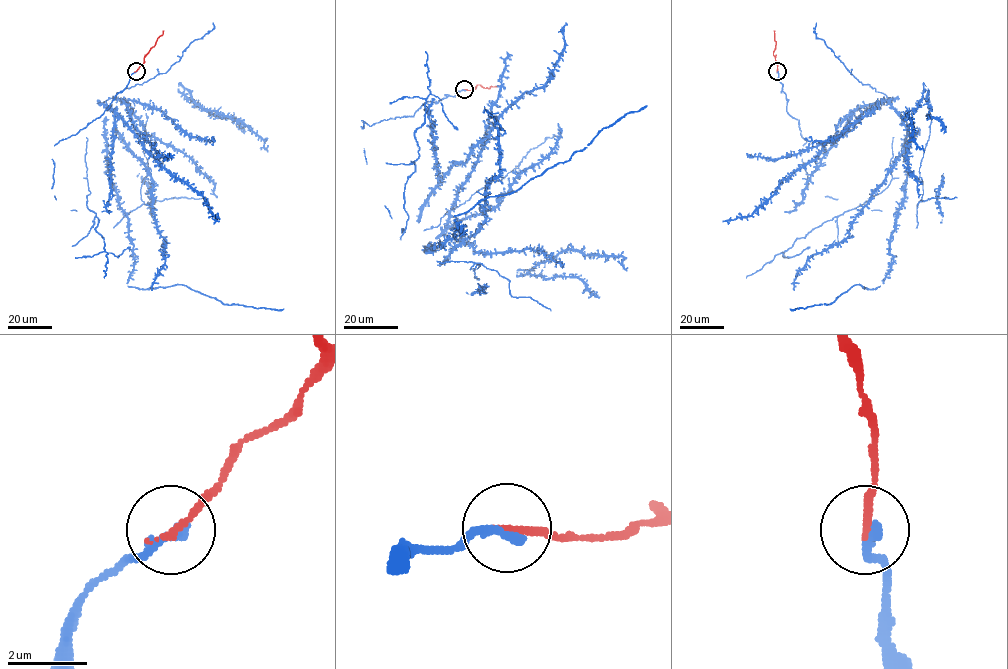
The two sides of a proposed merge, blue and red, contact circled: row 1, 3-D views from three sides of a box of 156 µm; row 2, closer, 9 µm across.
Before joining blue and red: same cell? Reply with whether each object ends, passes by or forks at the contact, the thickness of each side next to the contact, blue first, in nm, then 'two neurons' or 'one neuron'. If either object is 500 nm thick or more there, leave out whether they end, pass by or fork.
blue ends there; red ends there; 320 nm thick on the blue side, 190 nm on the other; one neuron

